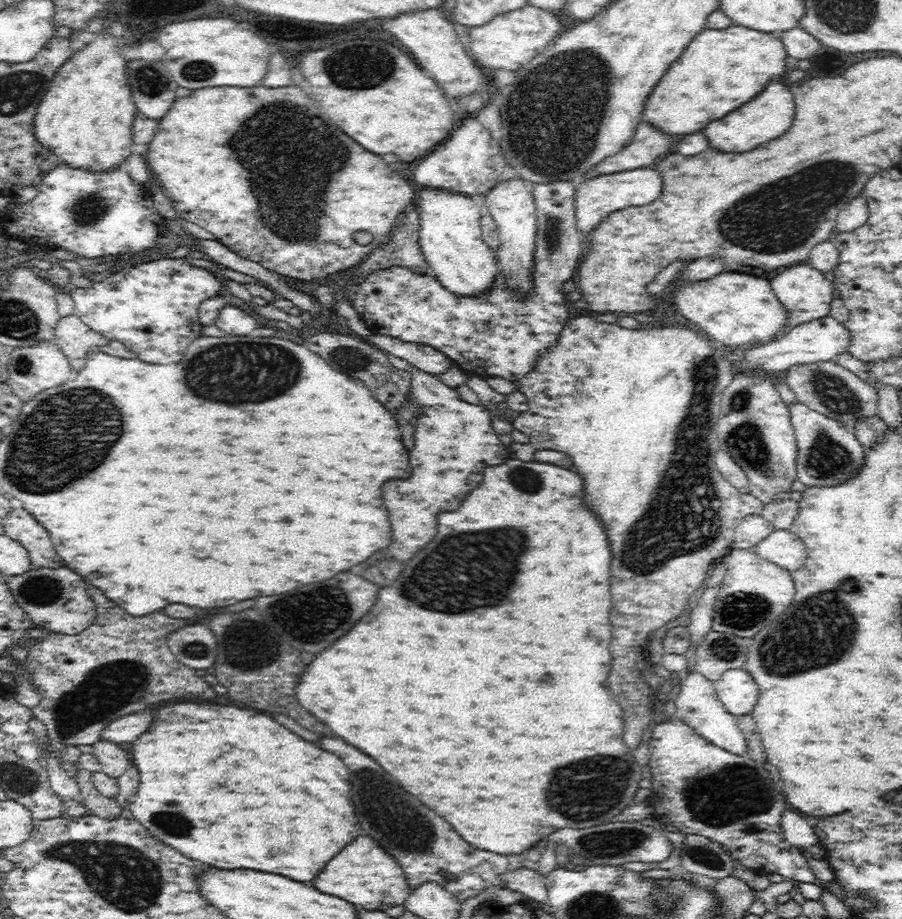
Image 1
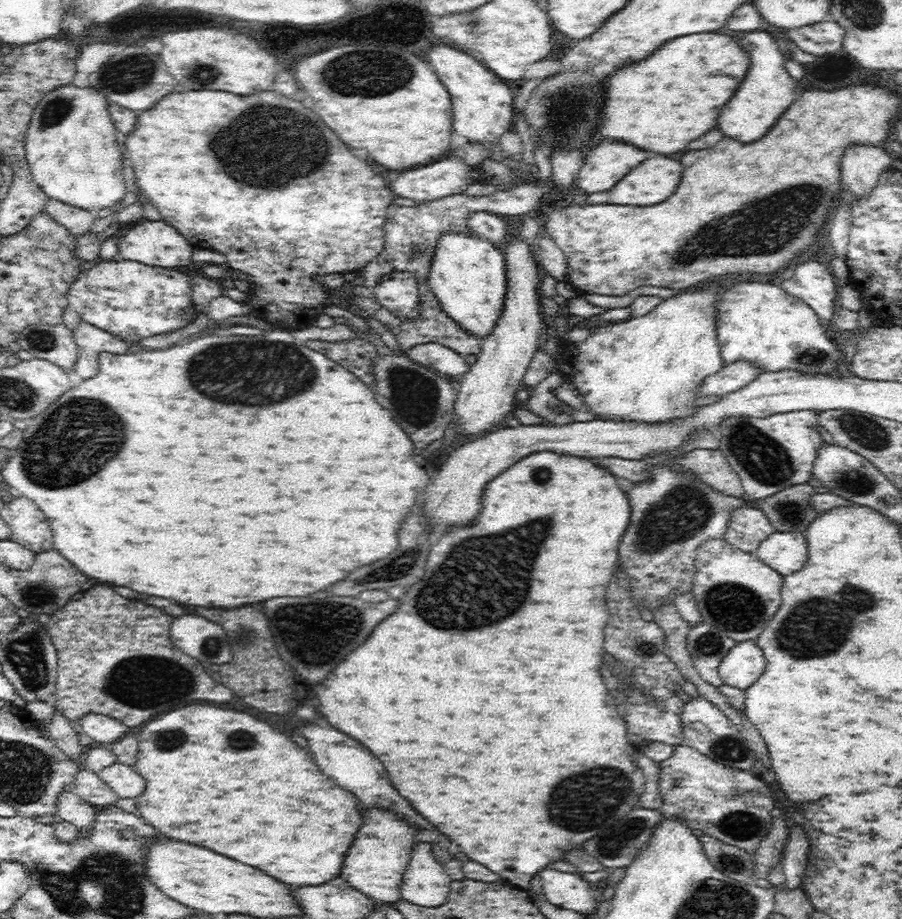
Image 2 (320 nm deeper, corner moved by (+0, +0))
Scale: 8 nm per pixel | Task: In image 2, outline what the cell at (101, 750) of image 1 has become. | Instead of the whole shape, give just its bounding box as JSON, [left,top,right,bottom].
[98,762,146,799]

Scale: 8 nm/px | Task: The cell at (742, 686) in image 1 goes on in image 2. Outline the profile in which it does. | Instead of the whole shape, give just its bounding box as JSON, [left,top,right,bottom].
[719,640,764,690]

